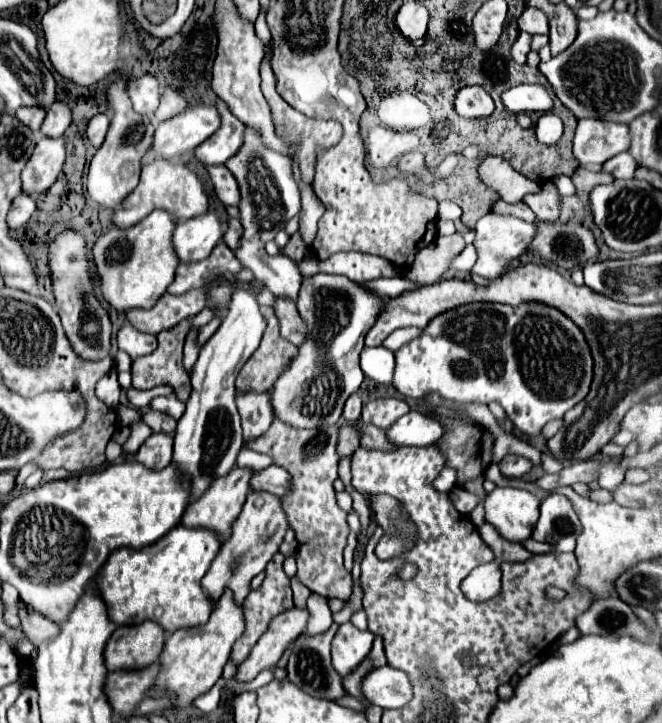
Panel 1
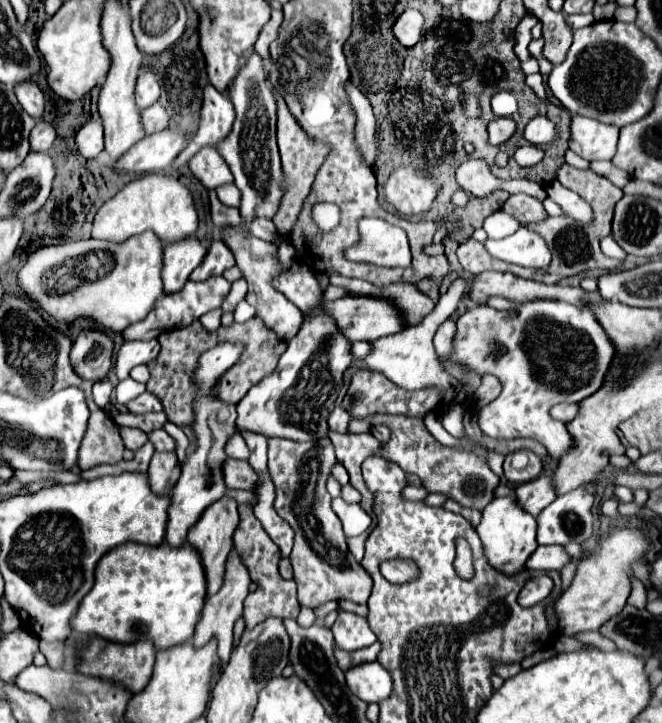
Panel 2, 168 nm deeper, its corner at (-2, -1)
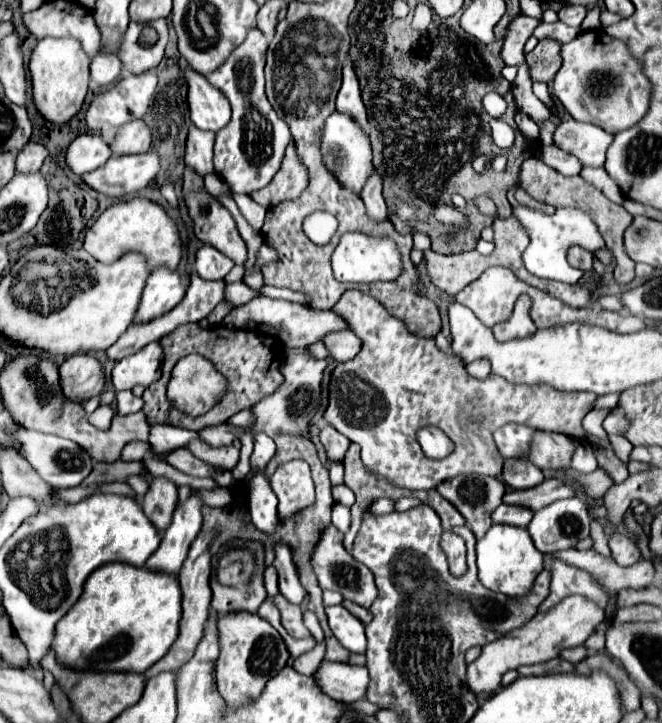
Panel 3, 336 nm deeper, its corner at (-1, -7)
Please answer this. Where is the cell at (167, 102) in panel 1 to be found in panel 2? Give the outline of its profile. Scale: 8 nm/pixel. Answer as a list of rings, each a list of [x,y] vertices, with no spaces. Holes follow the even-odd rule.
[[[156,102],[154,106],[150,106],[150,108],[146,108],[142,112],[142,124],[144,124],[146,134],[164,130],[168,126],[168,122],[170,122],[170,114],[168,114],[168,110],[160,102]]]

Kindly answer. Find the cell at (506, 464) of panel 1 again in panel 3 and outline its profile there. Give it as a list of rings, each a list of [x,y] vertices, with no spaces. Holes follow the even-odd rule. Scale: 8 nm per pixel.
[[[509,458],[503,466],[503,482],[513,490],[527,490],[543,482],[543,472],[529,460]]]

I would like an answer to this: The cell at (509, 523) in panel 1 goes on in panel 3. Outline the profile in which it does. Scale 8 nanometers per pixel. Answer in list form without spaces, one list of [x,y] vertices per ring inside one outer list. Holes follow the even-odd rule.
[[[493,524],[477,542],[477,568],[479,580],[485,588],[519,598],[531,590],[537,574],[543,570],[543,554],[533,546],[533,540],[525,528]]]

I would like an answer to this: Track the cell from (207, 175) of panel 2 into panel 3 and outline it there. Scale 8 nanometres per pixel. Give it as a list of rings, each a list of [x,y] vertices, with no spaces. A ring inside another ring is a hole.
[[[191,124],[185,148],[185,164],[193,166],[201,176],[215,172],[213,168],[213,142],[215,132],[203,132]]]

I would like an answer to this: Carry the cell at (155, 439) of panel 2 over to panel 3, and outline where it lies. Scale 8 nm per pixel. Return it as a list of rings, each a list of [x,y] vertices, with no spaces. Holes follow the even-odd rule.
[[[191,440],[189,450],[203,460],[205,464],[215,466],[217,470],[233,470],[239,462],[239,450],[235,446],[223,446],[223,448],[211,448],[201,440]]]

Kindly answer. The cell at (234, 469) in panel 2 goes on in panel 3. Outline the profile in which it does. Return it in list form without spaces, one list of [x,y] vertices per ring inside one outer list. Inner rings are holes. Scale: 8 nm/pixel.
[[[187,446],[175,448],[173,452],[161,456],[161,460],[165,460],[173,468],[177,468],[177,470],[189,474],[189,476],[213,476],[217,472],[223,472],[223,470],[217,470],[217,468],[201,462],[199,458],[195,458]]]

